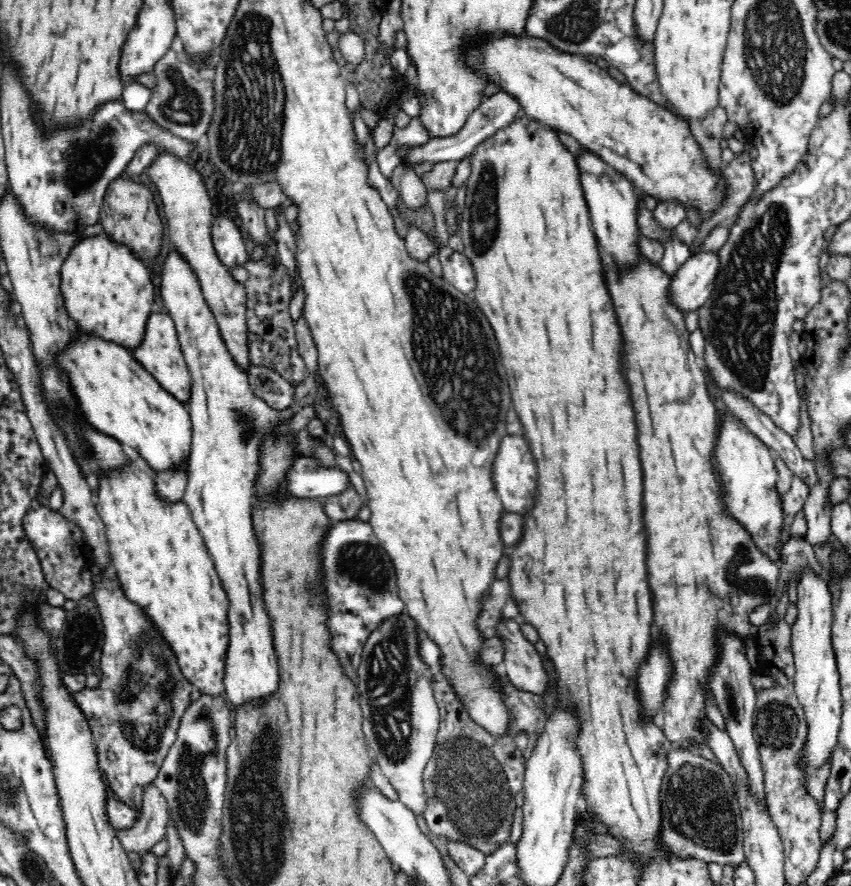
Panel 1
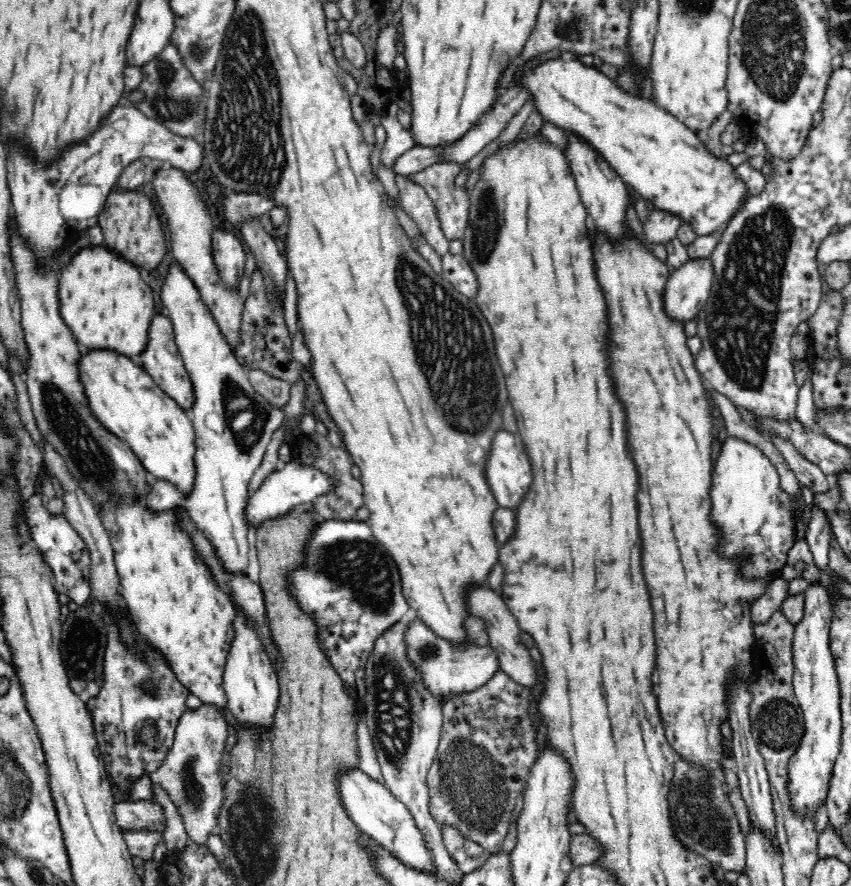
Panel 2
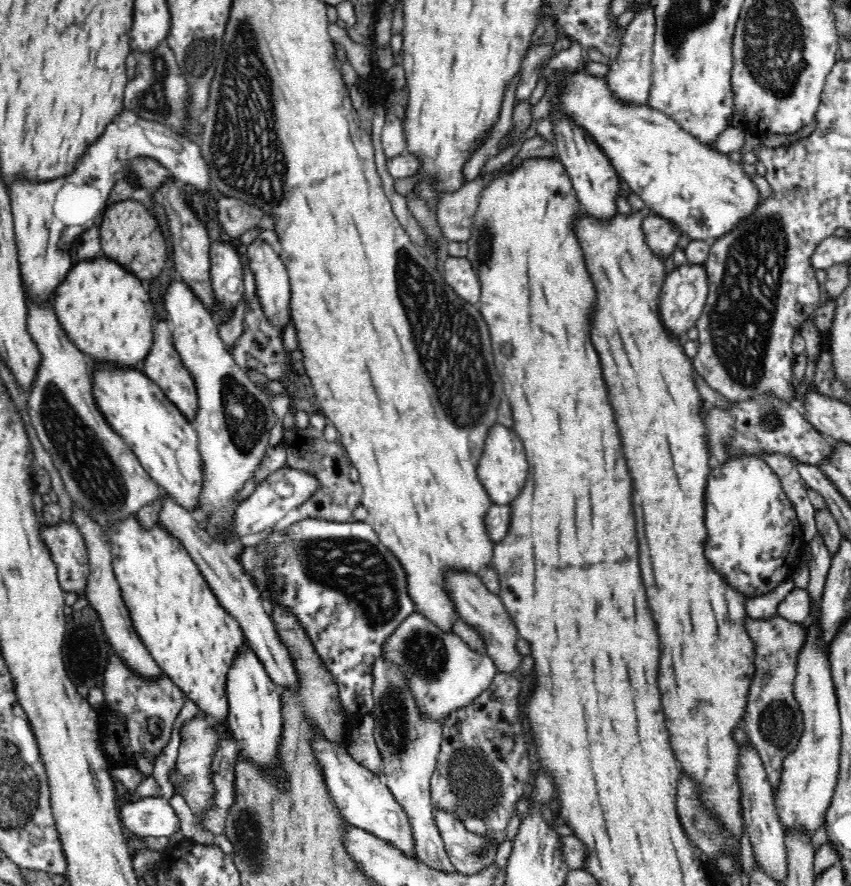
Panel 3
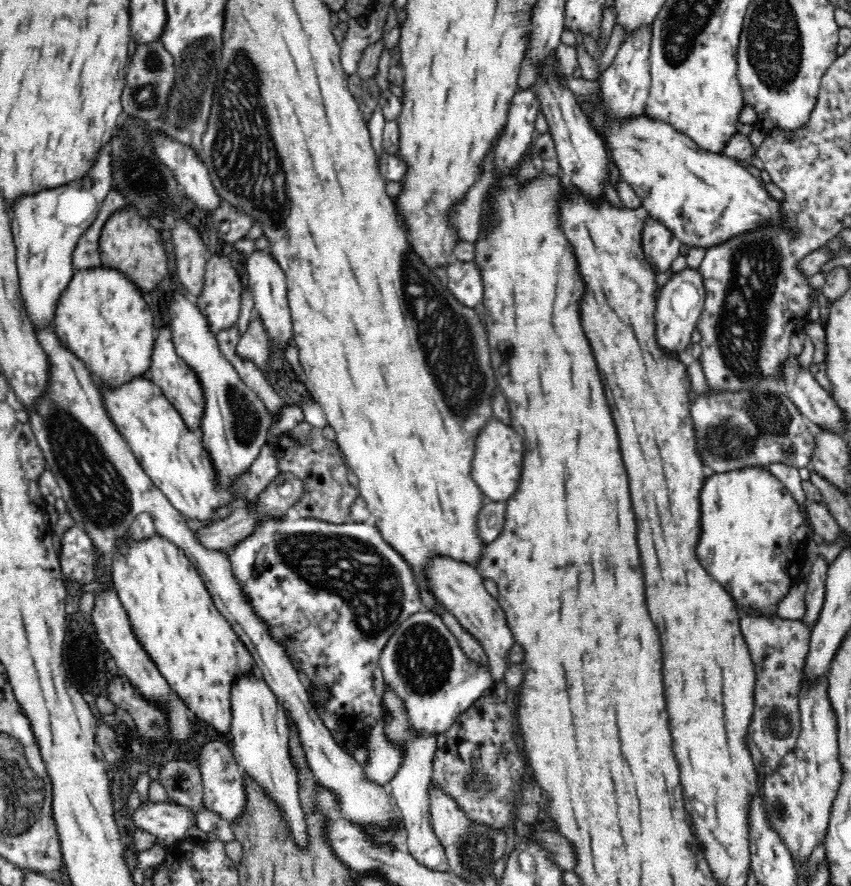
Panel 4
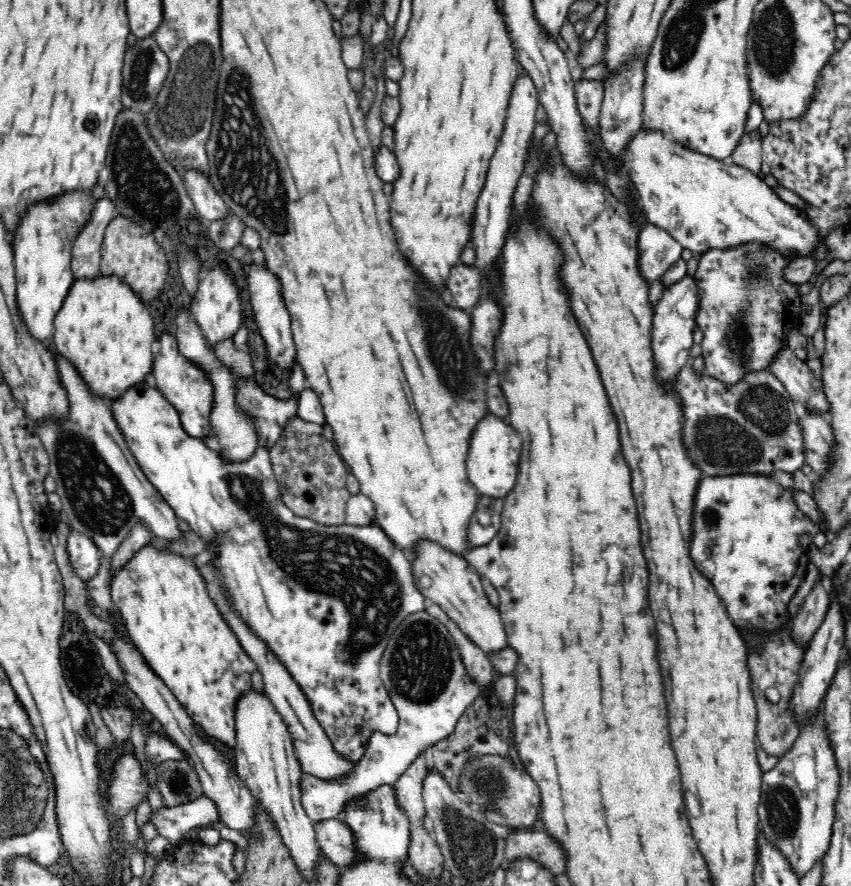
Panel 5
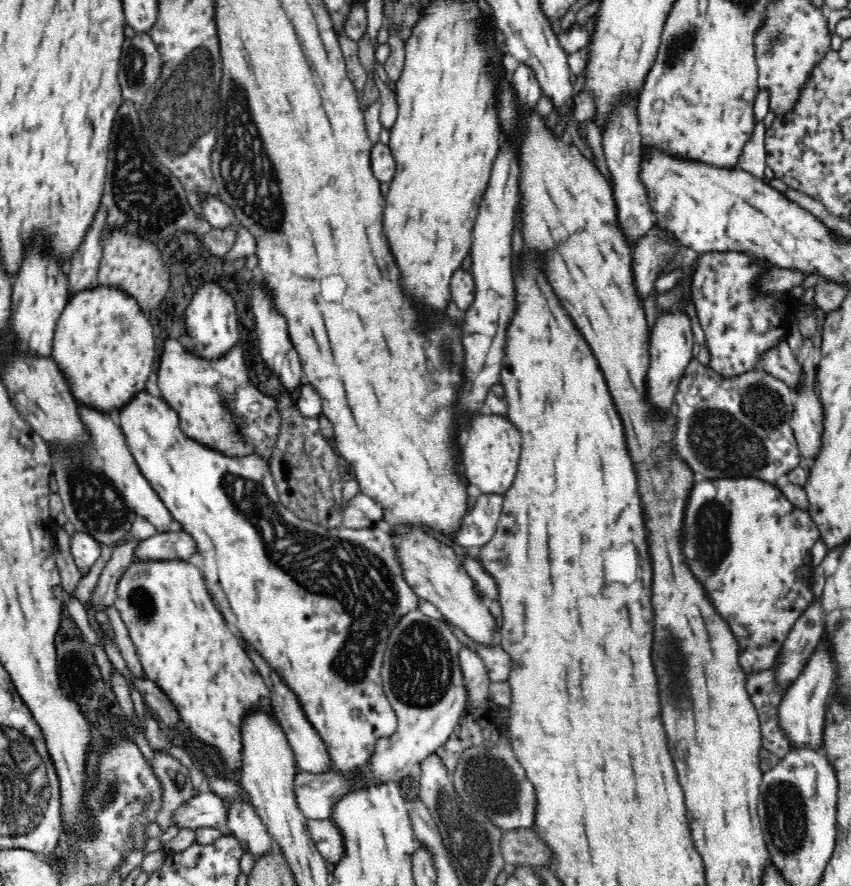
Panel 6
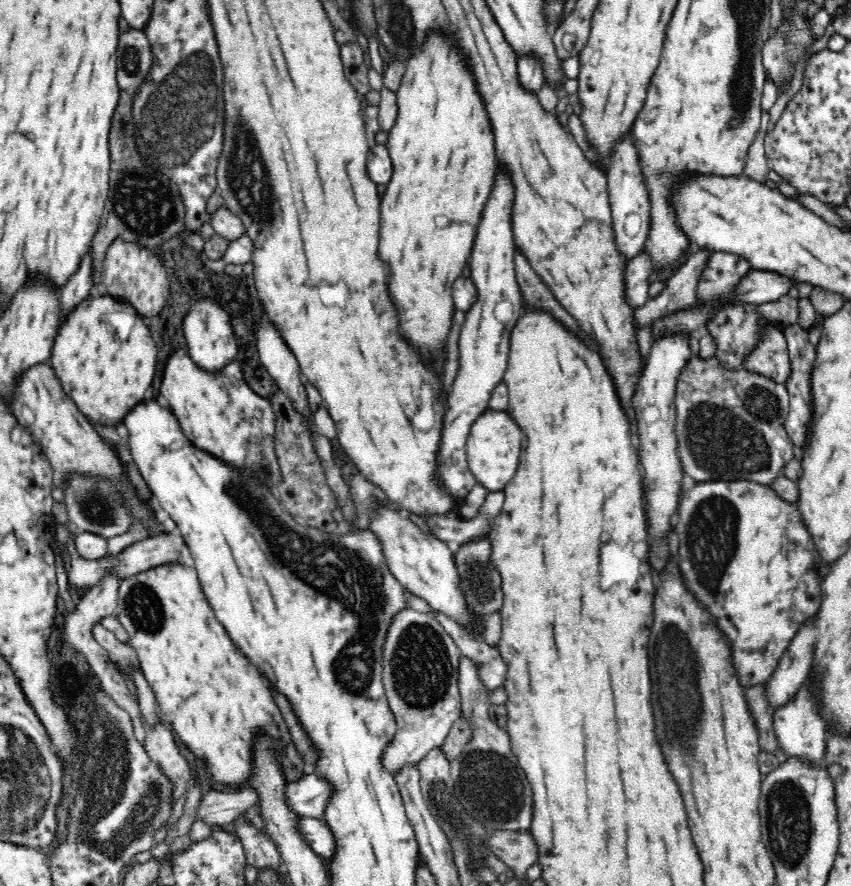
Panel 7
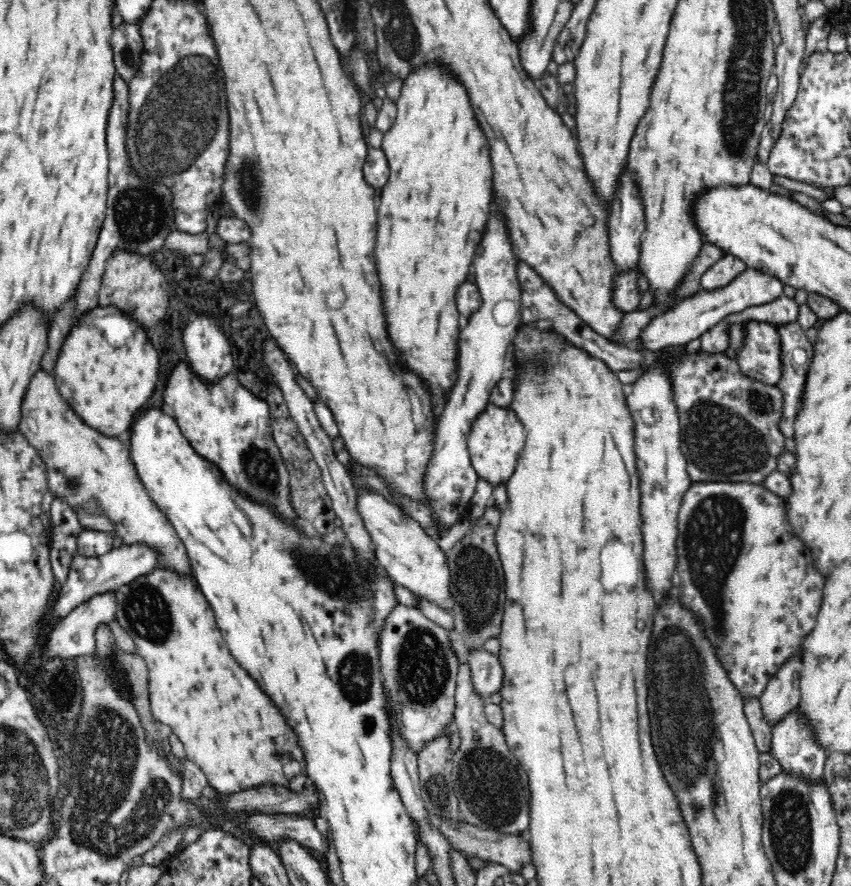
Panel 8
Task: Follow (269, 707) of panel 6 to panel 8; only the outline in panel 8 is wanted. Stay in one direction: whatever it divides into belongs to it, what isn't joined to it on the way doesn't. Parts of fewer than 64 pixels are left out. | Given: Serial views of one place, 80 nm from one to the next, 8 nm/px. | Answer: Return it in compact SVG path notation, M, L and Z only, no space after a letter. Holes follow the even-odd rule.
M156 568L144 576L139 576L131 583L121 586L114 593L117 608L115 618L120 626L131 636L136 646L137 654L144 659L149 670L149 697L153 717L157 721L164 723L164 725L170 726L172 732L184 745L185 758L200 767L200 770L206 775L209 786L222 797L240 794L244 790L252 790L252 788L260 788L260 786L282 786L283 788L289 788L296 794L302 794L306 790L308 778L305 762L303 761L304 756L302 749L297 744L296 736L286 725L286 721L280 715L280 711L276 709L276 705L264 695L264 691L256 685L256 681L234 660L215 621L214 611L211 610L209 602L206 600L204 593L201 592L197 580L194 577L182 576L176 571L170 571L170 569Z

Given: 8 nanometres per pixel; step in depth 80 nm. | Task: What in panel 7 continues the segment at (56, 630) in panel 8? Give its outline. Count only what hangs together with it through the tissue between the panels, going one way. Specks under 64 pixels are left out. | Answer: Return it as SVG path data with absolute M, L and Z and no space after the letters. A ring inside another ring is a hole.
M110 575L104 577L95 587L92 587L84 597L77 601L76 608L72 612L67 611L67 615L63 618L63 628L60 636L62 645L78 651L83 654L86 660L89 662L90 668L93 670L93 674L99 678L100 685L103 689L130 714L132 722L134 723L134 731L136 731L136 738L140 743L144 744L146 731L143 728L142 721L140 721L139 703L132 699L132 695L128 690L128 684L126 679L122 677L118 666L110 660L108 651L94 638L92 629L96 623L100 623L103 618L114 616L117 602L118 602L118 590L120 579Z

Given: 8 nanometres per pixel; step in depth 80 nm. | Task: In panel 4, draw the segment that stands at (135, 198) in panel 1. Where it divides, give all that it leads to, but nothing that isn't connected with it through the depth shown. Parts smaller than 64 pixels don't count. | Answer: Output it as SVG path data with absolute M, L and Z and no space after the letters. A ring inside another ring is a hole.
M126 206L124 209L119 210L118 212L112 213L110 218L105 222L103 226L101 235L100 235L100 253L101 253L101 267L108 268L109 270L116 270L118 273L122 274L125 278L128 278L139 290L144 292L152 292L152 290L156 290L158 288L158 284L164 280L164 276L166 276L166 270L168 270L168 264L166 264L166 252L164 252L164 243L162 242L162 234L160 231L157 230L155 223L148 222L146 219L142 219L134 209L128 209L128 207L134 206Z

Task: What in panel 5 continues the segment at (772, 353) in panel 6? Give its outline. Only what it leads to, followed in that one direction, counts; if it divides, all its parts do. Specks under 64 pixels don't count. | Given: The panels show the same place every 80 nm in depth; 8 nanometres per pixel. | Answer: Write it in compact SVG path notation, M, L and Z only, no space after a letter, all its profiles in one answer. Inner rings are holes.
M784 346L778 354L774 354L768 370L782 382L798 407L820 414L828 413L828 399L819 383L814 381L810 367L790 347Z

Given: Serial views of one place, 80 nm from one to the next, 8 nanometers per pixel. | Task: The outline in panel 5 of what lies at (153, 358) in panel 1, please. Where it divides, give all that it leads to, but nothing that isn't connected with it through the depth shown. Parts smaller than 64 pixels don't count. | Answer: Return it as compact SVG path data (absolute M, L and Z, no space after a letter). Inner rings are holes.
M162 334L159 341L160 352L153 361L153 371L151 372L156 379L157 389L178 411L182 428L186 434L202 440L211 437L213 430L211 430L209 418L216 389L214 389L209 372L205 372L199 364L192 363L183 354L180 354L175 335Z

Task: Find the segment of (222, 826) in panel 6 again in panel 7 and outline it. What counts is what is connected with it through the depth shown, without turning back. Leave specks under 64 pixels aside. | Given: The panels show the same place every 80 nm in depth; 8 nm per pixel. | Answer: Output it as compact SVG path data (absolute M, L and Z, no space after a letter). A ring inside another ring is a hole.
M249 784L234 794L212 790L201 799L196 818L206 824L231 828L240 816L254 814L260 808L260 795Z

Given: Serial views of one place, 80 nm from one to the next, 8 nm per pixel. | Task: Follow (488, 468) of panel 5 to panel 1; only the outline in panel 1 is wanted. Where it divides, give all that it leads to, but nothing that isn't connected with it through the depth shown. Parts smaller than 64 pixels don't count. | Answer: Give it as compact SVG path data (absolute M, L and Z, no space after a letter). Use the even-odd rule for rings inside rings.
M508 434L508 436L502 436L500 446L498 446L498 454L492 462L492 480L504 510L522 515L526 512L526 508L530 508L536 476L538 476L536 463L534 463L534 457L526 439L522 435L510 436Z

